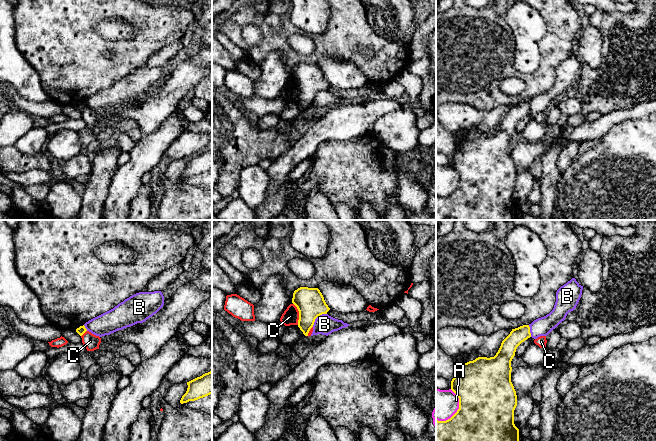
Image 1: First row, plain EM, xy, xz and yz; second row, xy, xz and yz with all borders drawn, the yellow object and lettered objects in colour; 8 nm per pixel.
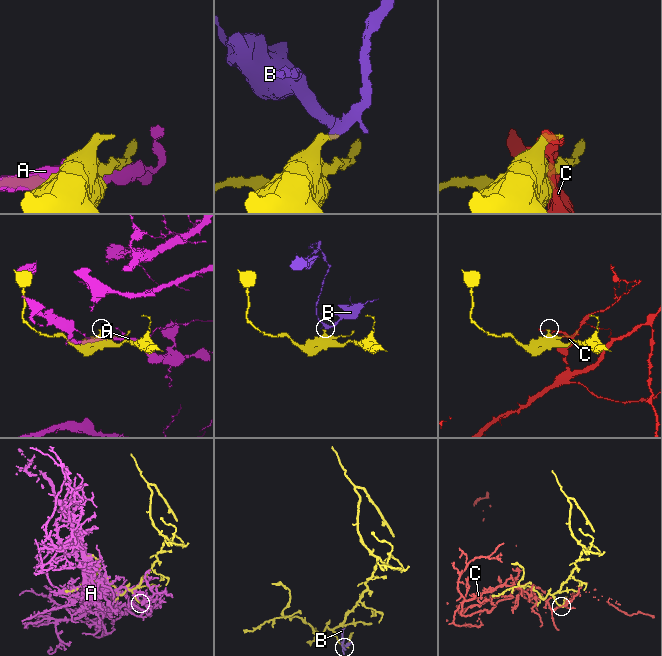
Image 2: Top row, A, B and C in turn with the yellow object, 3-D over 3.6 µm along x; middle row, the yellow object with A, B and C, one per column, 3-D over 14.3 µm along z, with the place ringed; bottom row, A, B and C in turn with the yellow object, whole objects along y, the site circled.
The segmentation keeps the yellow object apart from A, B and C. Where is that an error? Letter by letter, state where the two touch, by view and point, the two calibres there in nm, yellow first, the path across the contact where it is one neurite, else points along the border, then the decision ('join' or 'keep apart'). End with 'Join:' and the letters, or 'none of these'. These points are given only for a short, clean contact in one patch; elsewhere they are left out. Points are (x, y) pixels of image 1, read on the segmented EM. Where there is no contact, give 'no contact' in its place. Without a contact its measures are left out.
A: contact yz (458, 409); calibres 460 and 240 nm; keep apart
B: contact xz (317, 316); calibres 220 and 160 nm; border xz (326, 313), (320, 314), (312, 326); keep apart
C: contact xz (299, 314); calibres 220 and 130 nm; keep apart
Join: none of these

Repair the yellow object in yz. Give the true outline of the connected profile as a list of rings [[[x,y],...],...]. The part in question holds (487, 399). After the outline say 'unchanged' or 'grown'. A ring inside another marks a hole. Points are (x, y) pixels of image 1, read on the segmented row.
[[[529,325],[512,329],[494,357],[478,357],[462,364],[451,381],[451,390],[459,398],[459,409],[446,421],[436,420],[436,441],[519,441],[519,429],[514,424],[517,395],[511,382],[511,361],[517,347],[530,337]]]; unchanged

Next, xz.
[[[298,288],[293,293],[292,303],[299,311],[298,327],[305,336],[308,336],[315,319],[330,310],[318,288]]]; unchanged

